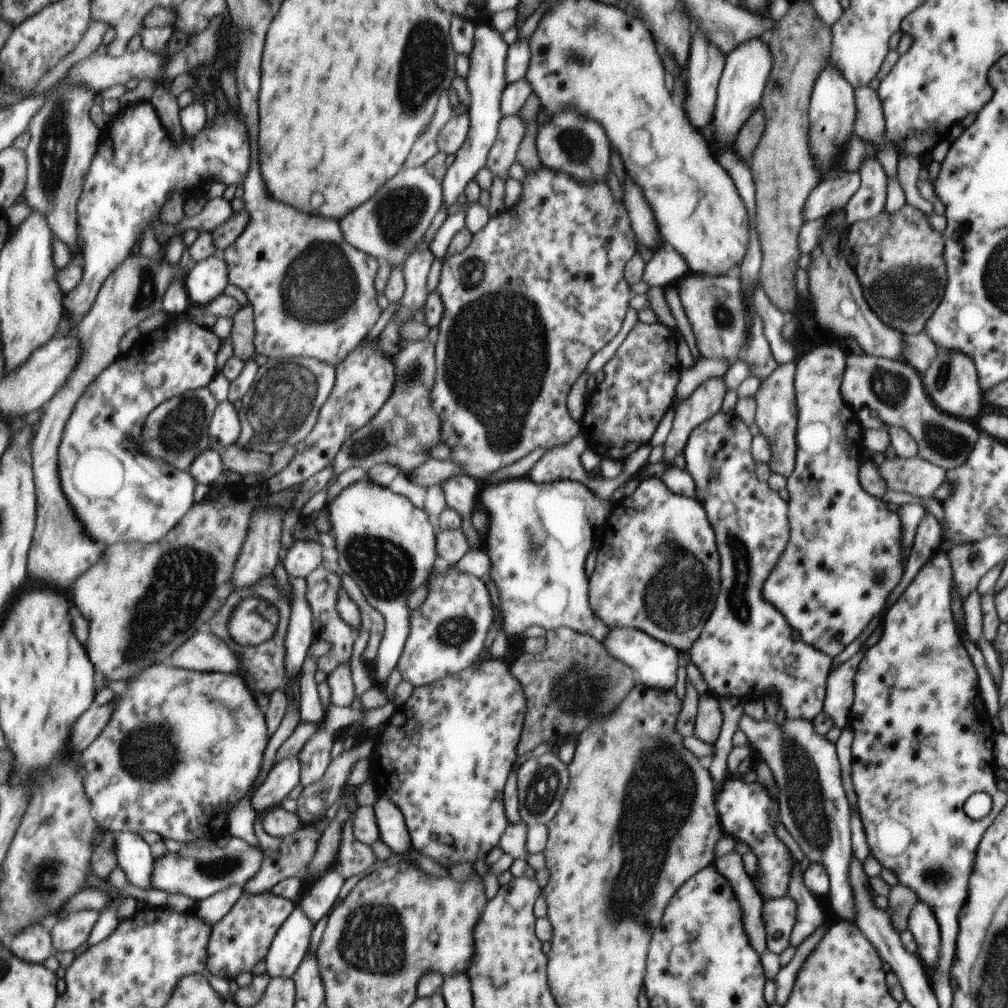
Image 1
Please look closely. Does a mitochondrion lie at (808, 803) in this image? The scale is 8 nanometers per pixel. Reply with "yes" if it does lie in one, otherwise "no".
yes

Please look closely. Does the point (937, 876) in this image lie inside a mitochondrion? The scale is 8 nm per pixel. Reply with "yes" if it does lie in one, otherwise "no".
yes

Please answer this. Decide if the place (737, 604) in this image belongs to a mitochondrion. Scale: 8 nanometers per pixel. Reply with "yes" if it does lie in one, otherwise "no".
yes

